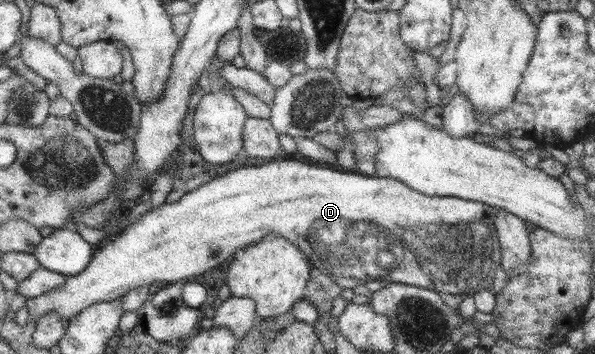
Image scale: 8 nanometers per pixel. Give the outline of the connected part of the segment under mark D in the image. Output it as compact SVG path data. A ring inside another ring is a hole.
M277 157L277 159L279 159L279 163L265 163L265 165L259 165L259 167L233 169L233 171L229 171L229 173L225 173L225 175L221 175L221 177L209 181L209 183L198 185L195 190L185 193L175 203L164 203L157 209L145 211L140 218L131 221L128 226L125 226L125 230L113 242L109 242L109 244L99 250L97 249L92 261L79 274L65 276L63 285L43 295L26 298L25 305L28 311L28 321L35 322L40 315L45 315L47 312L55 312L59 317L68 320L70 317L79 314L86 307L106 302L107 300L114 300L117 296L121 297L133 288L148 286L153 281L173 283L193 275L201 275L201 273L205 273L211 267L223 263L231 253L238 253L244 247L260 242L261 239L269 234L283 236L299 247L301 251L305 252L305 255L308 255L309 263L312 263L314 268L317 268L333 283L336 283L340 289L353 289L357 285L364 285L373 293L377 288L382 288L391 282L429 288L429 291L434 291L441 295L441 299L445 299L445 303L449 303L453 310L457 310L462 318L472 317L476 311L472 295L477 293L477 291L481 291L481 289L485 289L489 283L492 283L493 279L497 279L497 267L501 267L500 236L497 235L493 217L496 210L495 207L489 207L489 204L477 203L472 200L458 199L457 197L425 196L393 178L377 177L375 175L364 176L355 172L344 171L340 168L333 169L331 166L314 164L297 157L289 160L283 159L283 161L281 161L280 157Z

